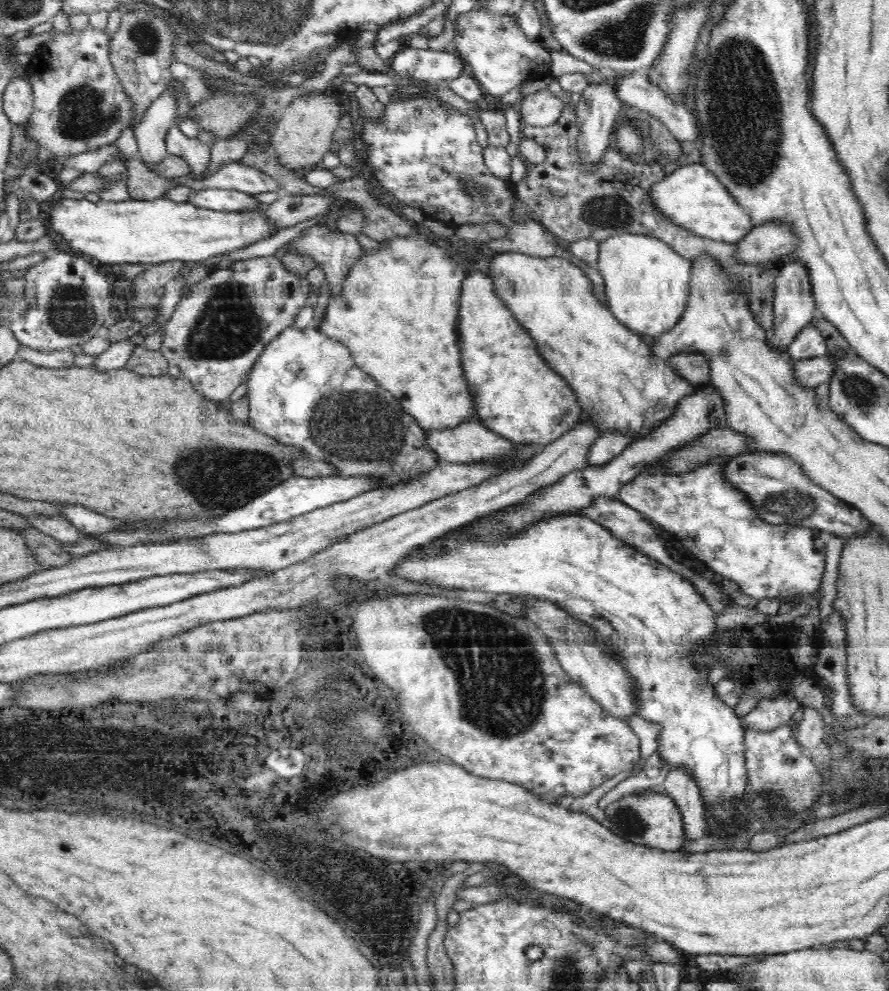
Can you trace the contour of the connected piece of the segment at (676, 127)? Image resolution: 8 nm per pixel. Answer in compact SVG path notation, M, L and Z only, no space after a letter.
M640 69L632 73L618 75L616 80L617 96L621 103L634 106L662 121L662 124L675 136L679 141L696 142L697 122L692 116L692 111L686 108L686 104L674 103L670 97L666 97L664 92L658 88L657 84L650 82L647 77L648 70Z

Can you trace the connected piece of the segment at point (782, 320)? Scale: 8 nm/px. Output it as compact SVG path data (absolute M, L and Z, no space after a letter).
M795 260L781 264L779 275L775 280L775 295L773 298L772 328L765 335L765 342L776 352L786 352L788 346L794 342L796 335L818 315L816 301L812 296L812 285L809 284L808 272Z

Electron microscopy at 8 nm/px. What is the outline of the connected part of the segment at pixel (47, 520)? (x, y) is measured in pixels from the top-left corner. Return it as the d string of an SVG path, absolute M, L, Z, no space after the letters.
M22 515L29 520L33 529L56 539L57 541L68 542L76 546L80 539L86 535L78 530L77 526L72 525L64 517L46 516L46 515Z

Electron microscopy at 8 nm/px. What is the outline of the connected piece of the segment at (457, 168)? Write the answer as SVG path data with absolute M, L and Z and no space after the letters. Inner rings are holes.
M393 102L386 104L386 110L383 115L372 121L372 119L365 118L363 126L359 129L359 144L363 148L365 165L370 169L370 176L378 182L378 186L381 186L384 190L387 190L388 194L395 196L403 204L410 204L414 208L420 208L423 214L427 218L435 220L441 220L445 224L447 222L454 222L456 226L452 228L460 228L460 226L468 226L468 224L474 224L476 226L484 226L484 224L492 224L492 220L508 220L508 212L510 212L510 206L512 206L512 200L514 200L514 192L512 192L512 186L508 182L504 182L504 178L498 178L494 176L491 168L488 168L487 164L483 160L483 149L478 146L476 142L476 127L474 126L474 120L472 117L459 113L447 112L447 110L438 109L436 103L432 107L428 107L428 103L413 103L408 104L402 108L401 106L393 106ZM408 178L414 178L415 184L418 185L418 189L412 189L408 186Z

